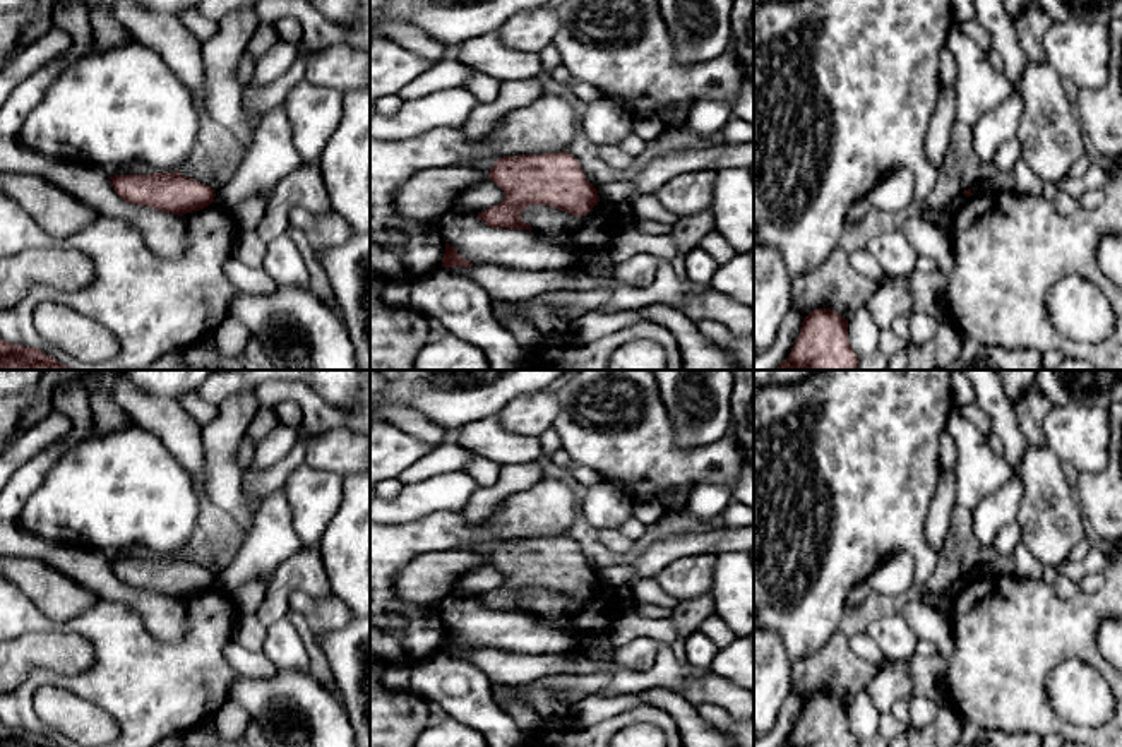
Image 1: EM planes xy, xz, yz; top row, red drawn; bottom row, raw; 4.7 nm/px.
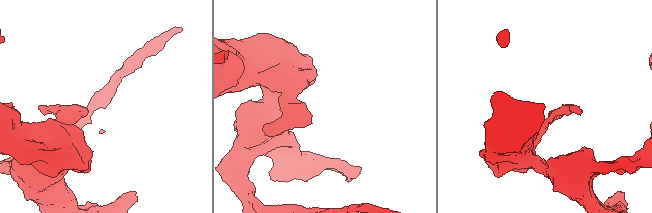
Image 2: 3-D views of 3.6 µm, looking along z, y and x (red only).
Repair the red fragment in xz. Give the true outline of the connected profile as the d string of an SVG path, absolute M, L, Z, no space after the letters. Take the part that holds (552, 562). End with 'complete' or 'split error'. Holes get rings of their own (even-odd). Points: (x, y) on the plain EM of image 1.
M569 536L519 538L500 541L488 557L505 577L498 589L492 589L478 601L492 612L533 613L521 605L521 595L528 589L550 589L572 600L586 600L600 586L598 574L586 564L581 547Z; complete

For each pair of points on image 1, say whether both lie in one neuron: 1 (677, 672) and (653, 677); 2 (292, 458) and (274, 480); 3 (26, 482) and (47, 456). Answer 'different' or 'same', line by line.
1: same
2: same
3: same

